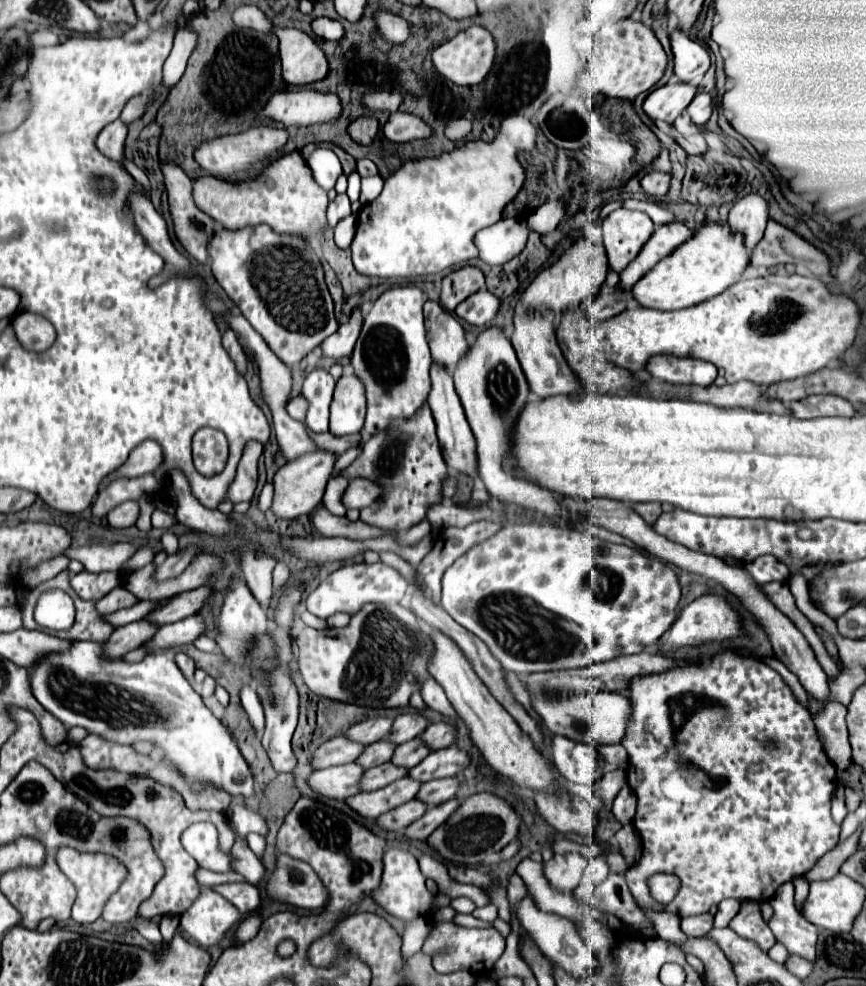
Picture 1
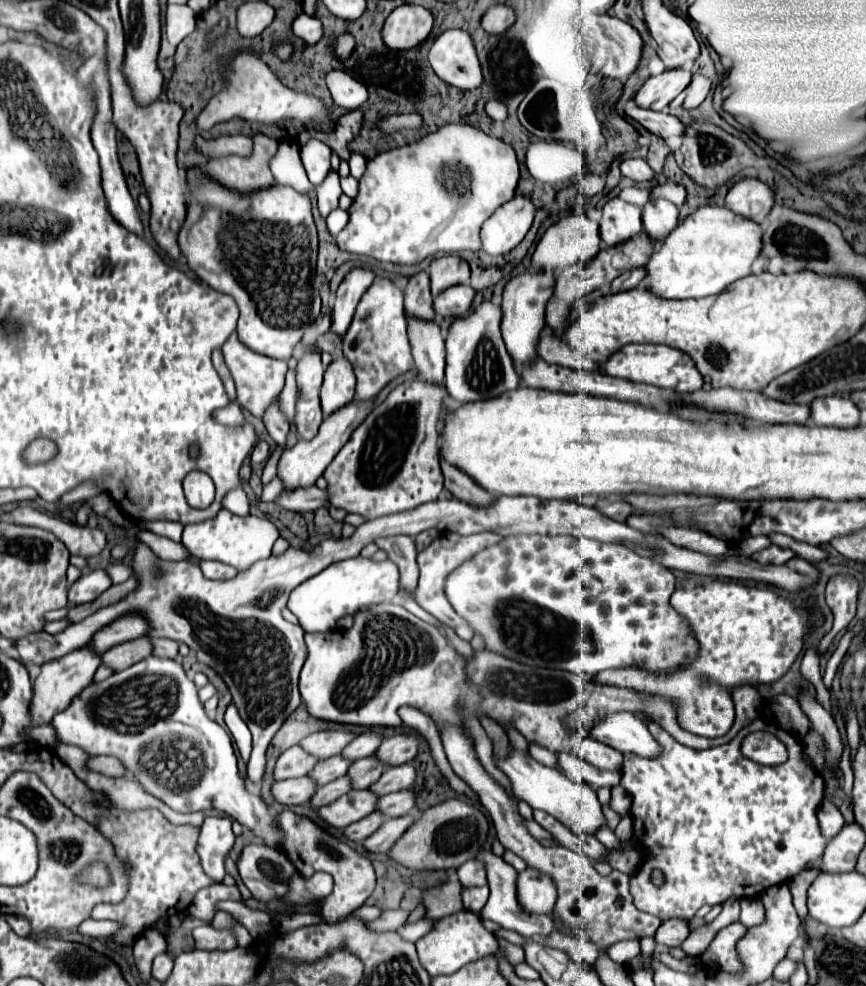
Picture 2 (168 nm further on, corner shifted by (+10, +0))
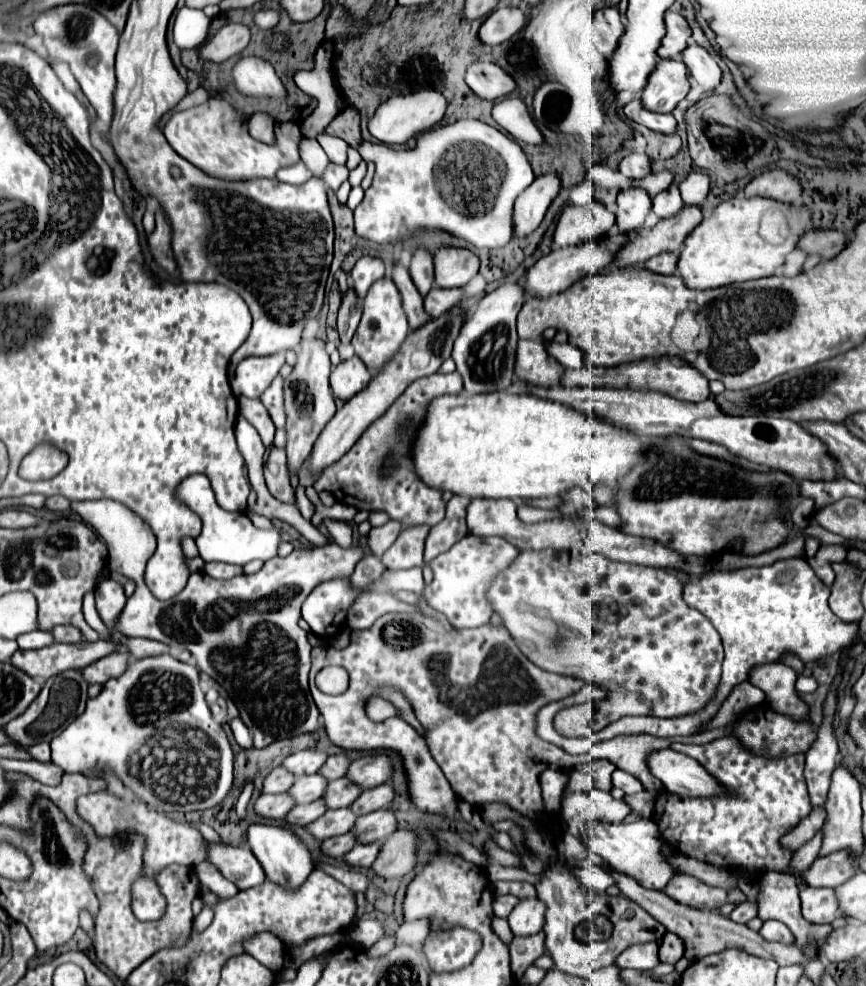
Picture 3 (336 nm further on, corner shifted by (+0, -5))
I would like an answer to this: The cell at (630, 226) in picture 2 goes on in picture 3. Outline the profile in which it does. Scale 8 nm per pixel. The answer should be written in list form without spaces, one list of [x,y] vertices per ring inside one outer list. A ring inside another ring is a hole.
[[[625,188],[617,196],[617,206],[617,230],[633,236],[635,230],[643,228],[645,218],[651,212],[651,198],[645,190]]]

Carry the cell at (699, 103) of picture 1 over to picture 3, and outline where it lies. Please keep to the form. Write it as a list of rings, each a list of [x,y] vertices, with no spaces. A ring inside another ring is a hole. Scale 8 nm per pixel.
[[[691,44],[685,52],[683,52],[685,64],[693,76],[693,80],[697,80],[697,84],[701,86],[703,94],[713,94],[715,88],[721,82],[721,68],[717,64],[717,60],[701,46]]]

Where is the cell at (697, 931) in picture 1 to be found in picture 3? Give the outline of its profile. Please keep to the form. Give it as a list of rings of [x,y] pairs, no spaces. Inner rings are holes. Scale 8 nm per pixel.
[[[667,932],[663,936],[663,942],[659,946],[659,958],[661,962],[669,962],[669,964],[675,964],[685,952],[685,944],[683,944],[683,938],[679,938],[677,934],[673,932]]]

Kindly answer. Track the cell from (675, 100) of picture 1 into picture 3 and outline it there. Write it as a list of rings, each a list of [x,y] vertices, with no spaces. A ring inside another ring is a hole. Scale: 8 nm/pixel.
[[[659,60],[643,90],[641,102],[651,112],[667,114],[687,96],[689,88],[689,68],[683,62]]]

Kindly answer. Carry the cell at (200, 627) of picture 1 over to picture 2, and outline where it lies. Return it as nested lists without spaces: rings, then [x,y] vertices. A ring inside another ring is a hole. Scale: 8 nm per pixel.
[[[139,637],[139,639],[115,645],[109,651],[105,651],[101,657],[101,665],[109,667],[113,671],[121,671],[121,669],[131,667],[133,663],[137,663],[149,655],[151,655],[149,637]]]

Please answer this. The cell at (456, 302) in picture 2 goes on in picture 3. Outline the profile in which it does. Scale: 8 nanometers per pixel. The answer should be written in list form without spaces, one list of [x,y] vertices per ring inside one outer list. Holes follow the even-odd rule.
[[[433,288],[431,294],[427,294],[427,298],[425,298],[425,310],[433,318],[439,318],[445,312],[449,312],[451,308],[463,304],[465,298],[467,298],[465,290],[461,290],[461,288],[451,288],[451,290]]]

